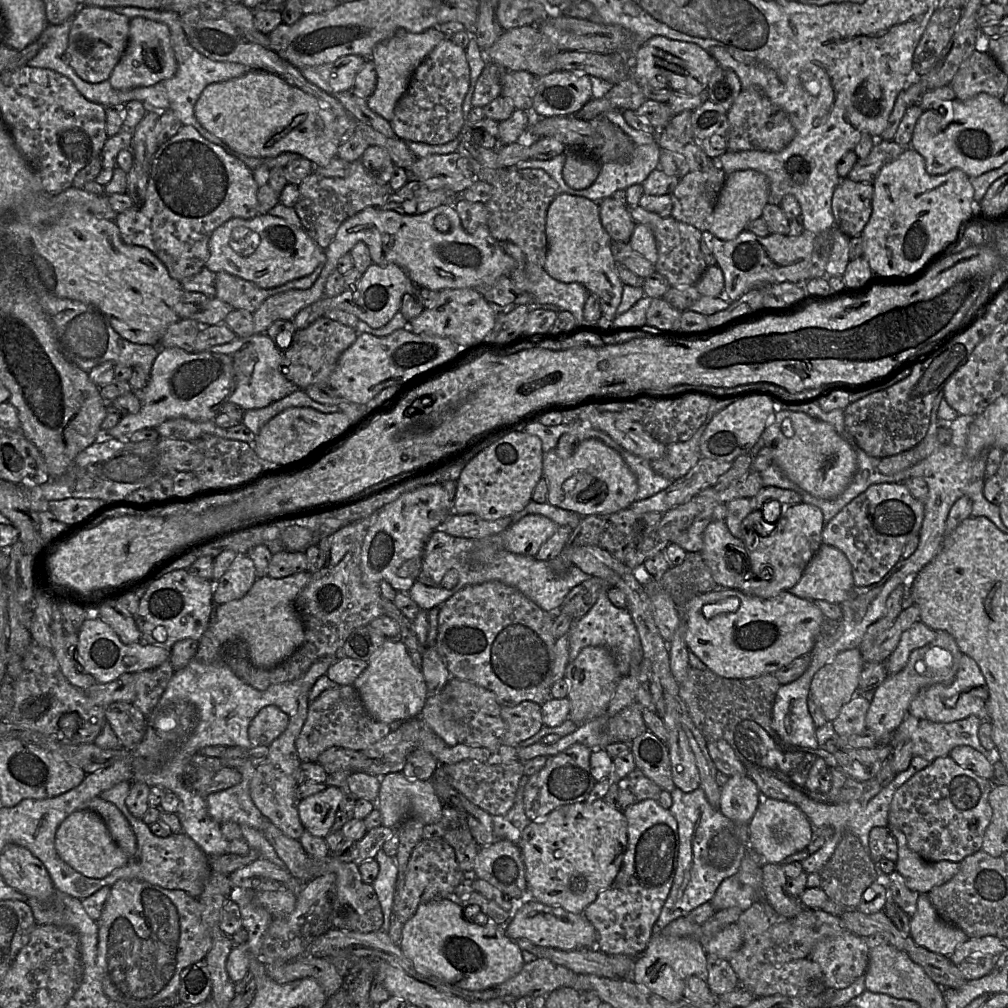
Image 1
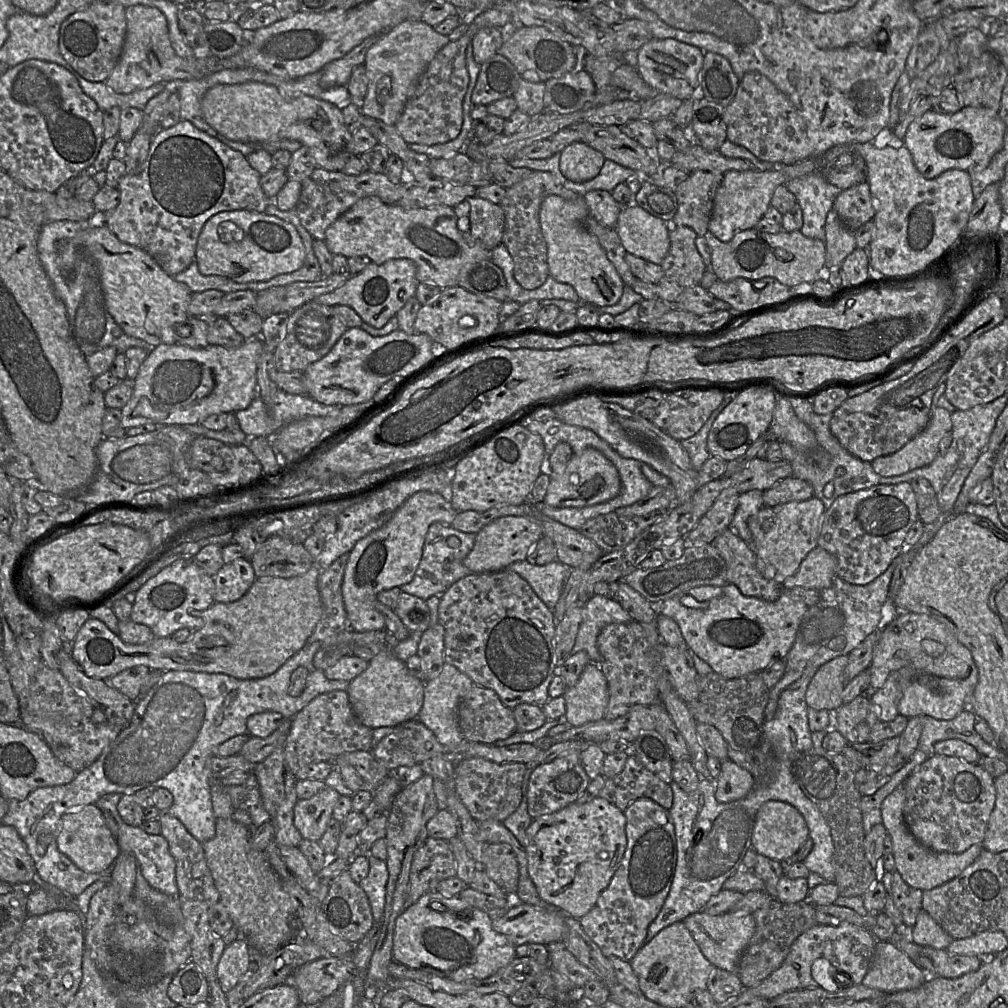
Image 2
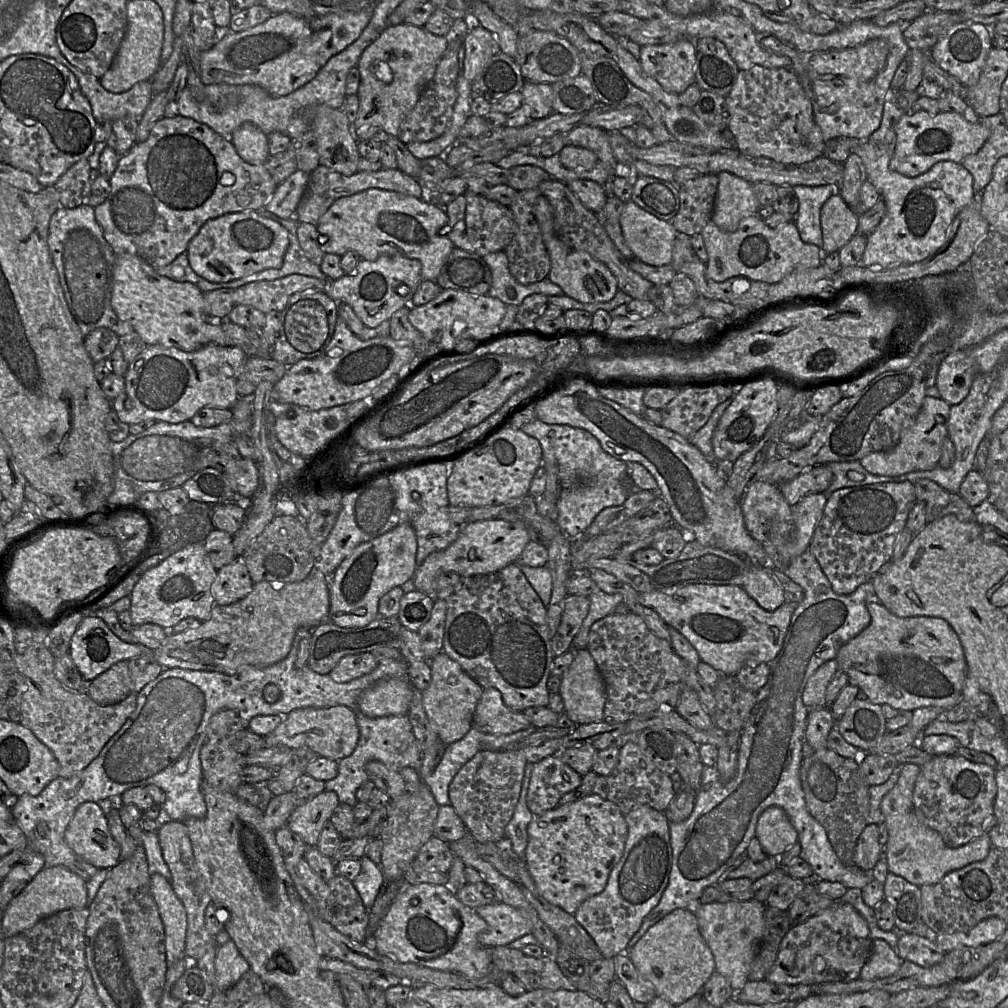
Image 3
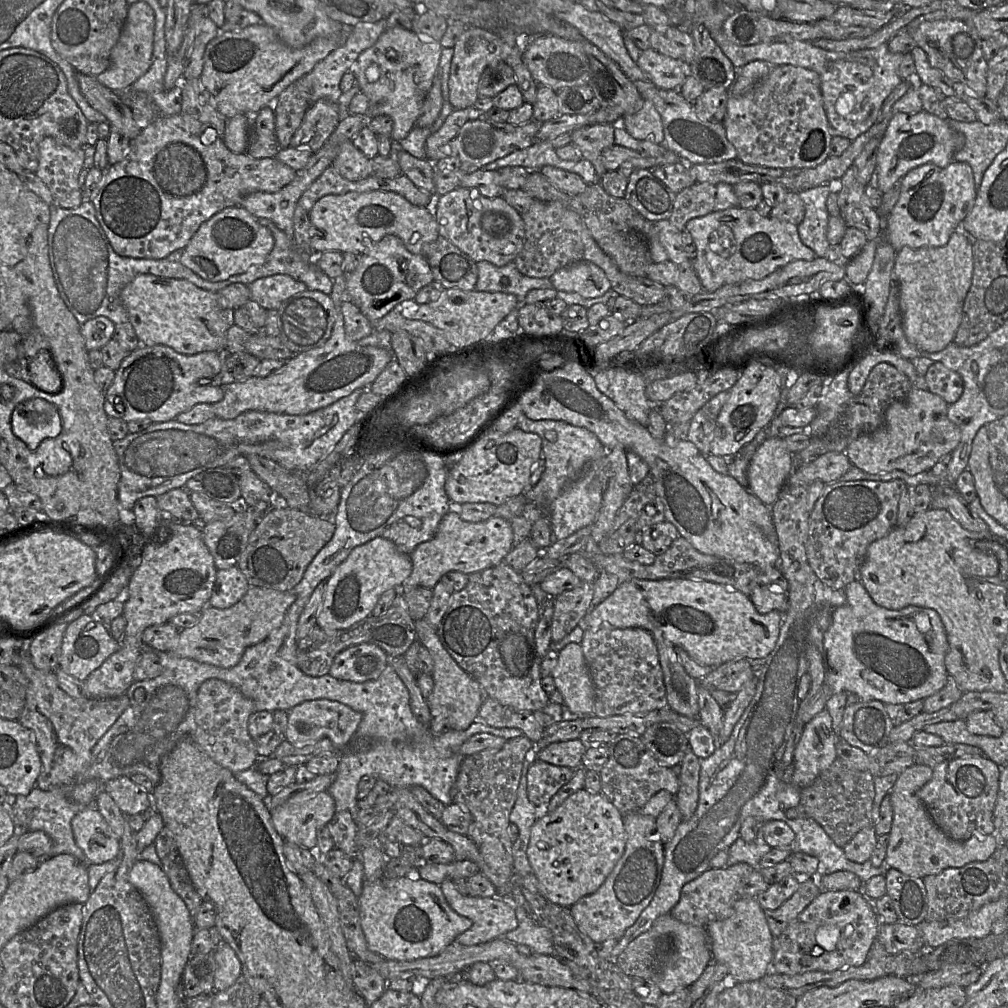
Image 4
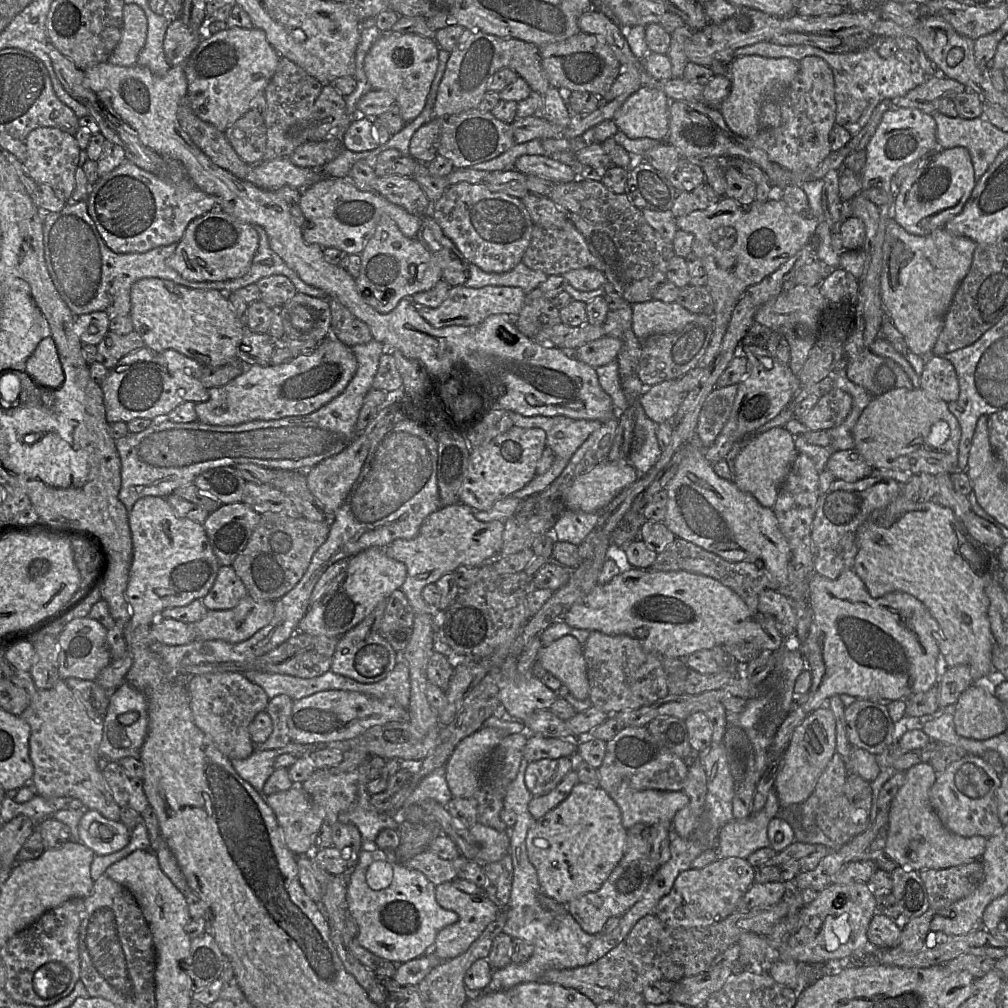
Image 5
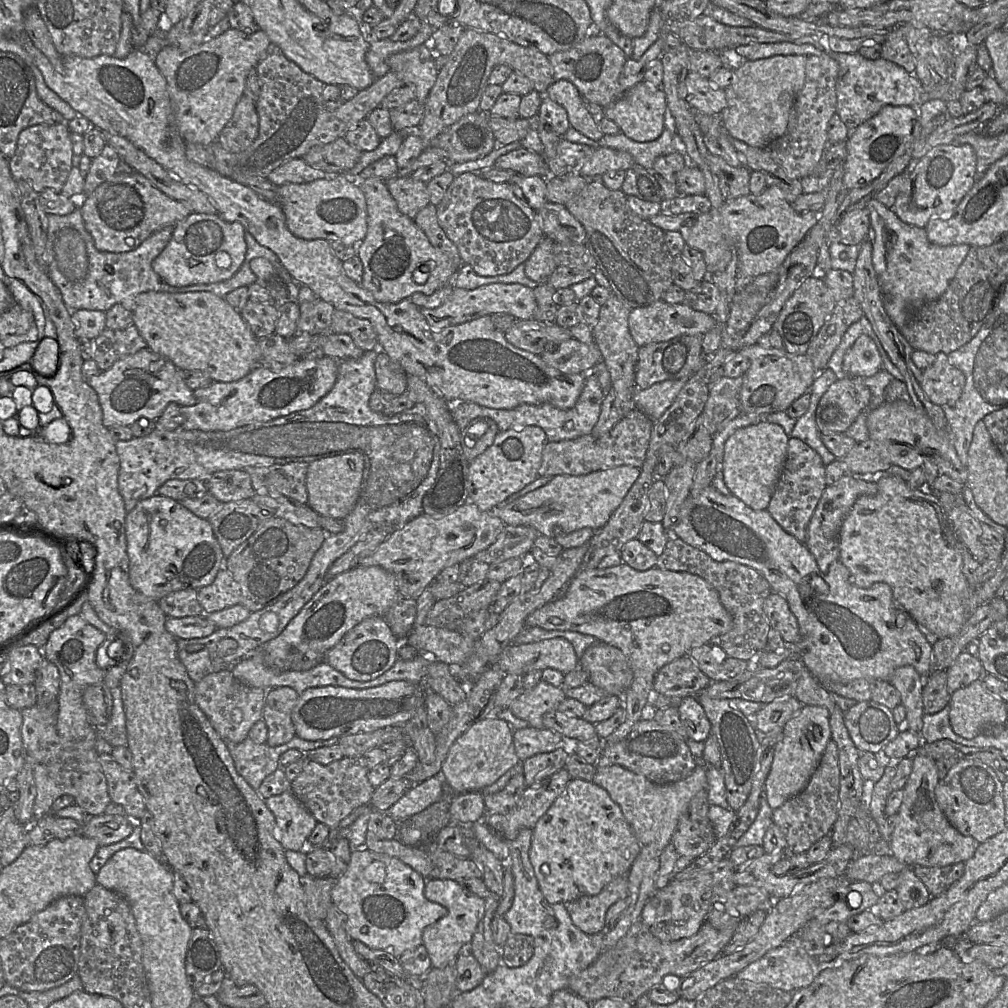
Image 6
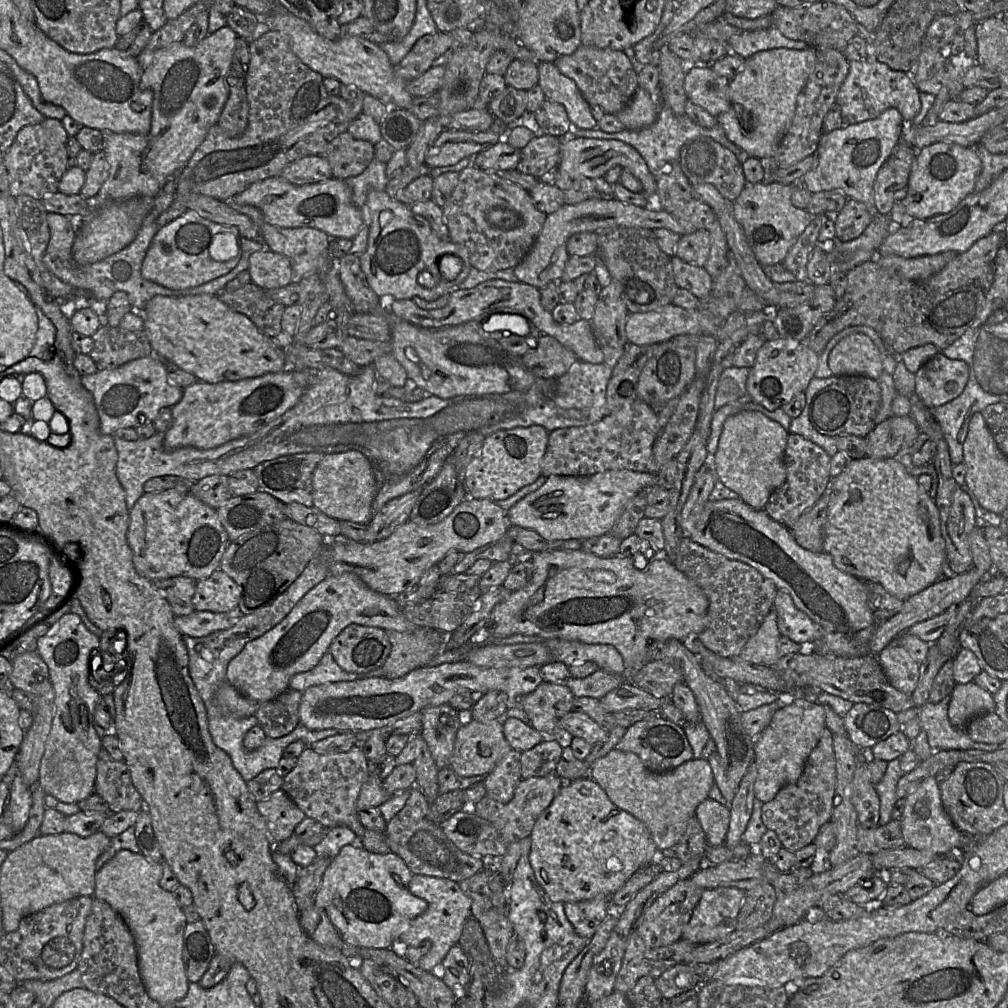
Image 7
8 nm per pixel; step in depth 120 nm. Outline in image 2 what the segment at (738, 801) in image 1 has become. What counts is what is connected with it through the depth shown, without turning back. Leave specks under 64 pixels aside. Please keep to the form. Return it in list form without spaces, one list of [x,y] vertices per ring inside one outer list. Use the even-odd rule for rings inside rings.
[[[728,758],[721,762],[721,772],[715,783],[716,800],[728,803],[747,796],[754,785],[754,779],[749,771]]]

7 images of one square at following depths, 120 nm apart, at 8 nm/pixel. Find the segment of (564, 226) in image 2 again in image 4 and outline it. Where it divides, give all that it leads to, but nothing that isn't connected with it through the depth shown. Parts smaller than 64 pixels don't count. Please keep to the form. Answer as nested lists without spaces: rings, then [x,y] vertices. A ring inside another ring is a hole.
[[[589,261],[563,267],[557,270],[550,280],[557,291],[577,293],[584,298],[597,298],[611,289],[605,272]]]

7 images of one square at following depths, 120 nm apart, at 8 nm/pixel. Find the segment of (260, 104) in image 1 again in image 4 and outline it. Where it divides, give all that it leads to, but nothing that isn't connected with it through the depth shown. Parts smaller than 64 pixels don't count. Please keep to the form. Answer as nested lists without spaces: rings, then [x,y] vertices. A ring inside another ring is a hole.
[[[352,140],[342,143],[332,166],[350,181],[360,181],[370,176],[370,159],[354,146]]]

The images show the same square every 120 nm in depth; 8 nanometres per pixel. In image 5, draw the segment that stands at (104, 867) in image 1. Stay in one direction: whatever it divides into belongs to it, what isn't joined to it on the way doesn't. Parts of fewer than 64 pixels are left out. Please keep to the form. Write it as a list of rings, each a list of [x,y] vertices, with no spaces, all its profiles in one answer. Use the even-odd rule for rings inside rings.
[[[91,809],[85,810],[78,832],[82,843],[100,856],[121,850],[131,838],[131,830],[122,822],[107,819]]]

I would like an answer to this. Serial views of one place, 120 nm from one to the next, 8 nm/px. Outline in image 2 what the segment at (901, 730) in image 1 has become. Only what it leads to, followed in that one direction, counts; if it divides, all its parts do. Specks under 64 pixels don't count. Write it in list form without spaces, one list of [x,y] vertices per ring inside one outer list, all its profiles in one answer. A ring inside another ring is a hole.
[[[964,709],[951,720],[938,720],[930,716],[922,716],[922,733],[918,743],[918,750],[924,754],[933,755],[935,743],[959,739],[973,747],[981,756],[1003,759],[1003,753],[996,744],[985,742],[975,730],[978,716],[970,709]]]

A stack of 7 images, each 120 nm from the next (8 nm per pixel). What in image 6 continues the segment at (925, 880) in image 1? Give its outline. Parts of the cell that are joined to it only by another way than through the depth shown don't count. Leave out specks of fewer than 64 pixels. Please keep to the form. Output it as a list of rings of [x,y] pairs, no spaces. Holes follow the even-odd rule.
[[[922,754],[912,755],[912,772],[903,788],[902,803],[896,813],[897,823],[889,839],[891,854],[908,867],[942,867],[966,862],[980,844],[975,838],[956,830],[940,809],[935,795],[939,780],[936,760]]]

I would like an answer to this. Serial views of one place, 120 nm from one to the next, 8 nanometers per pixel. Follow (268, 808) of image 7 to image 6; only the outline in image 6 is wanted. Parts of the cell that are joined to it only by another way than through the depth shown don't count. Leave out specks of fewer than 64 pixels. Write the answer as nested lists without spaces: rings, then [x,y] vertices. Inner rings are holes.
[[[289,790],[265,800],[276,820],[279,841],[285,850],[304,851],[308,838],[318,823]]]

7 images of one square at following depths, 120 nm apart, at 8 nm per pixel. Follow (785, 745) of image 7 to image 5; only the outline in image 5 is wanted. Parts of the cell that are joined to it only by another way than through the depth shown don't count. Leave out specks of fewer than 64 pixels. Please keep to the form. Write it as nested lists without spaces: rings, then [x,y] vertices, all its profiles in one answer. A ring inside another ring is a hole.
[[[825,704],[808,714],[795,728],[789,744],[780,758],[774,784],[780,810],[791,809],[804,802],[812,794],[835,752],[836,721],[833,712]]]

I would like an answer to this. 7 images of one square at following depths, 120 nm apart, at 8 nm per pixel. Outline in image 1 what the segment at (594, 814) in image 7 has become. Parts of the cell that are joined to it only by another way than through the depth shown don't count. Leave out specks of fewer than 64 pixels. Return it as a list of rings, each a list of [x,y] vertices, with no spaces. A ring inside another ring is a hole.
[[[599,799],[592,804],[578,802],[551,811],[540,820],[530,821],[521,833],[518,847],[525,866],[528,897],[548,906],[559,906],[574,914],[582,914],[598,894],[616,878],[627,849],[627,822],[622,810]]]

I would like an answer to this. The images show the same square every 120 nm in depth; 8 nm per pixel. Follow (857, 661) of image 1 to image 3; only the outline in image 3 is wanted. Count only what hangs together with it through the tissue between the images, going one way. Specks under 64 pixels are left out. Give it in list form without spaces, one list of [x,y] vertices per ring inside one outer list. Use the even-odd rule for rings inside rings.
[[[831,659],[822,664],[808,679],[802,695],[803,703],[807,708],[826,707],[826,689],[837,669],[837,661]]]

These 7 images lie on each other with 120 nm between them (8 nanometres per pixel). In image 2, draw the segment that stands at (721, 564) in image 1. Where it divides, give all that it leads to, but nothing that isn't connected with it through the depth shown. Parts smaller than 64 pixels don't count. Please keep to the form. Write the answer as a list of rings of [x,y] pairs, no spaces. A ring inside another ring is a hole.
[[[726,529],[711,542],[727,565],[727,584],[734,584],[747,597],[767,602],[776,601],[783,587],[774,579],[767,579],[757,567],[757,557],[752,547],[732,530]]]

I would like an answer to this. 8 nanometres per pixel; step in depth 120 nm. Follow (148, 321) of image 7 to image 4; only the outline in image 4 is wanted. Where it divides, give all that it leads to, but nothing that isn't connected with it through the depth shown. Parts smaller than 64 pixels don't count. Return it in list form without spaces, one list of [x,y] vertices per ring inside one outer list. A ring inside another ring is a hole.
[[[140,274],[121,290],[120,298],[141,344],[166,345],[185,355],[205,351],[224,351],[226,332],[230,325],[233,325],[233,311],[225,311],[219,306],[216,292],[201,289],[185,279]]]

